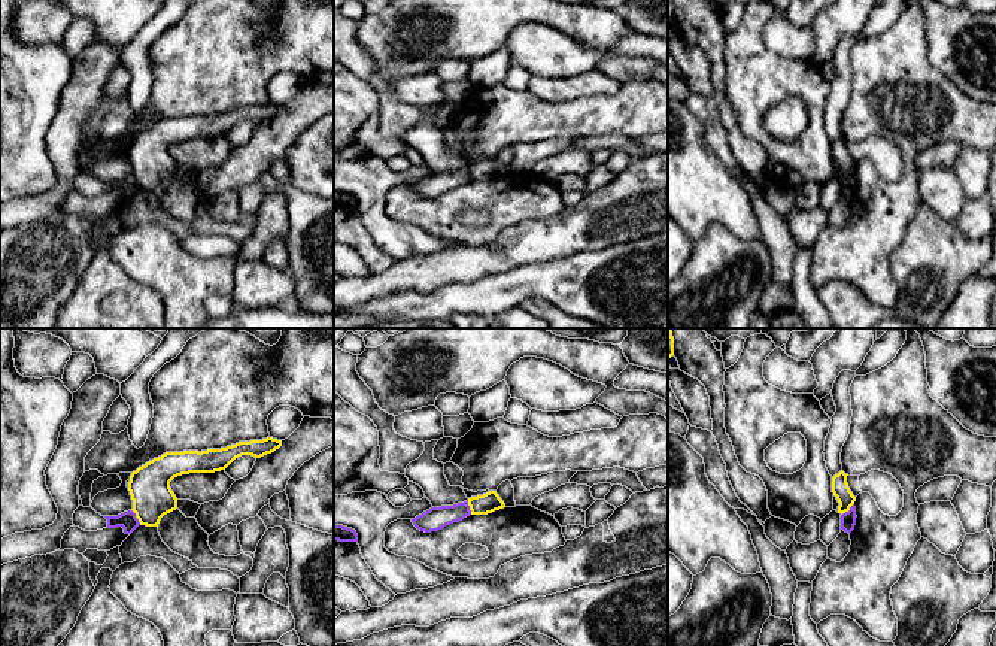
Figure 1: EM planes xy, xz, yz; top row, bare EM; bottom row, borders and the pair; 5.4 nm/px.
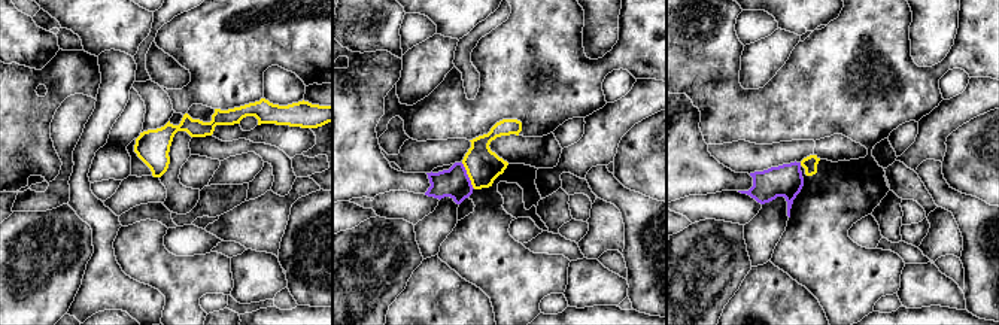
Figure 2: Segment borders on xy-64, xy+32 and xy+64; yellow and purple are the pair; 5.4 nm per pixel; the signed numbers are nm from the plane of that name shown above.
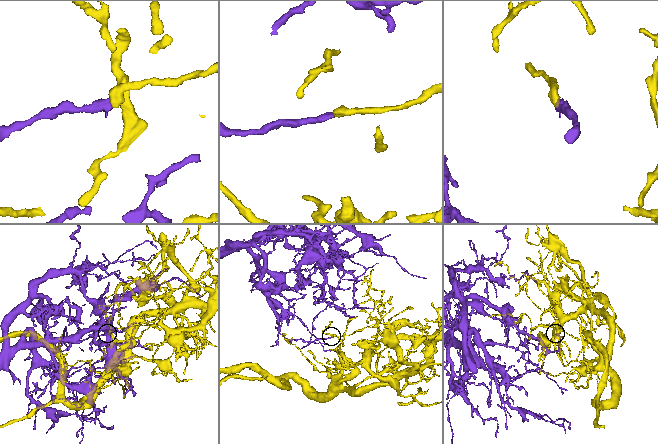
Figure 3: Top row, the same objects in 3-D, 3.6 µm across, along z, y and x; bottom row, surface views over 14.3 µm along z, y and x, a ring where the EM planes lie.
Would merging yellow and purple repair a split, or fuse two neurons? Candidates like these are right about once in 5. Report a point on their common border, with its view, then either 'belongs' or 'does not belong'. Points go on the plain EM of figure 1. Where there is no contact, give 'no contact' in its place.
contact xy (136, 182); does not belong

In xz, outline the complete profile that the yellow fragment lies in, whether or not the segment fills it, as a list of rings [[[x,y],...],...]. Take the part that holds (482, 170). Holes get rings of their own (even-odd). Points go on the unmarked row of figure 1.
[[[489,157],[483,161],[468,164],[468,172],[471,181],[488,181],[505,173],[497,157]]]

